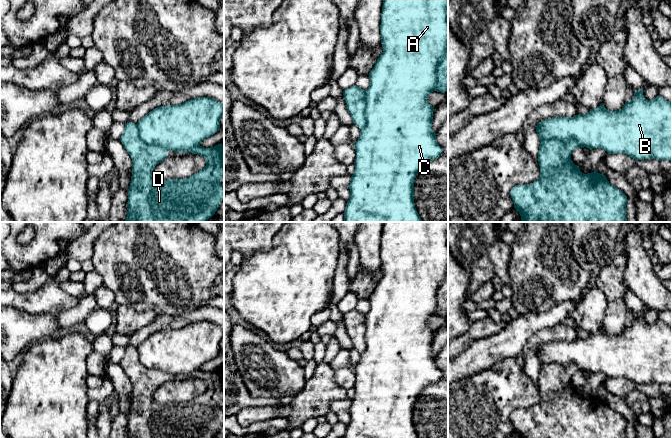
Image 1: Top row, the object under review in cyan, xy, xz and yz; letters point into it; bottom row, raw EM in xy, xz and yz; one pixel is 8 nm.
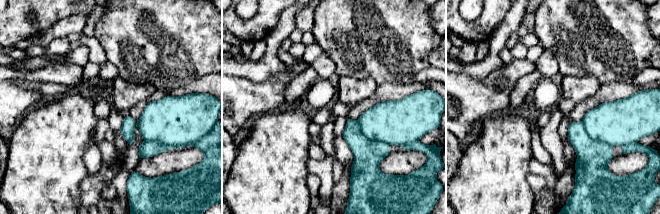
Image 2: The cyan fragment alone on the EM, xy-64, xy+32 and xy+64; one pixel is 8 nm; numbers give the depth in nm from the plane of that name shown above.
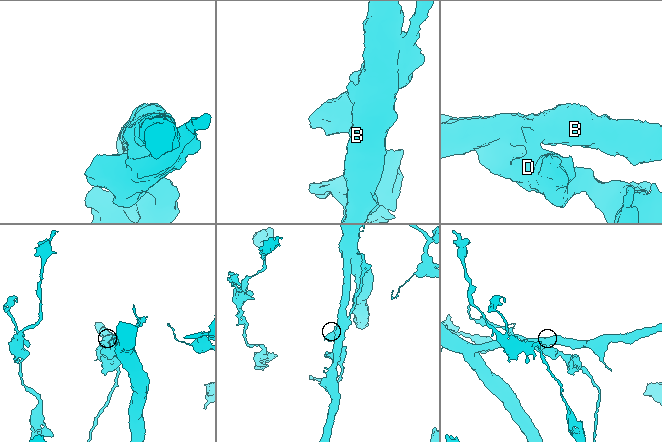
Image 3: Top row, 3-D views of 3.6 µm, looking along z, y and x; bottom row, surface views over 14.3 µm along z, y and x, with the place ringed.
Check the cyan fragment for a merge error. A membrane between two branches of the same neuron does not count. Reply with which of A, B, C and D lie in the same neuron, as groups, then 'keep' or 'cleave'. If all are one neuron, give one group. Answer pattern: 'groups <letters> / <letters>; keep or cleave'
groups A B C / D; cleave

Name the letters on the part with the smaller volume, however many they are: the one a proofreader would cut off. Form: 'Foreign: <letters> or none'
Foreign: D

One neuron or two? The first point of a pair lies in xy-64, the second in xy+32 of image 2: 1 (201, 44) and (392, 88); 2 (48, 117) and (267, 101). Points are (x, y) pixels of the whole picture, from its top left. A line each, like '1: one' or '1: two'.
1: two
2: two

